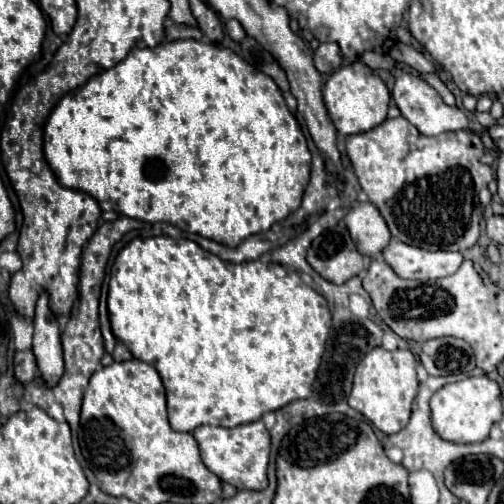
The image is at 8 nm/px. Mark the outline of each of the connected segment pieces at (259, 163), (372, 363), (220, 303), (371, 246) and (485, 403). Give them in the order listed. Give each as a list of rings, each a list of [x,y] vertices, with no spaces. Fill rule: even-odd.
[[[173,40],[167,44],[157,44],[155,48],[135,48],[111,70],[91,76],[85,86],[79,86],[79,90],[63,96],[45,124],[43,154],[63,186],[91,194],[103,208],[111,206],[111,210],[115,210],[117,214],[143,222],[167,222],[179,226],[185,232],[201,234],[231,248],[239,246],[245,238],[253,234],[269,230],[275,222],[281,222],[291,212],[295,212],[301,206],[311,168],[311,152],[307,148],[307,140],[301,132],[299,122],[289,112],[277,84],[267,74],[255,70],[251,64],[239,58],[233,50],[199,40]]]
[[[381,346],[373,348],[357,366],[353,390],[349,394],[349,406],[361,412],[381,432],[385,434],[399,432],[409,422],[411,404],[419,388],[415,364],[417,364],[415,356],[409,350],[389,352]]]
[[[169,236],[135,238],[117,254],[115,264],[111,268],[107,306],[109,306],[109,320],[111,320],[113,334],[131,350],[131,354],[137,360],[143,360],[157,368],[157,372],[163,380],[163,386],[167,390],[169,424],[177,432],[193,432],[195,428],[199,428],[203,424],[211,424],[211,426],[249,424],[249,422],[259,420],[265,412],[279,410],[285,404],[299,400],[299,398],[309,398],[315,376],[317,376],[317,368],[319,368],[319,362],[321,362],[321,356],[325,350],[325,342],[327,342],[325,332],[329,336],[331,328],[331,312],[329,312],[325,296],[317,294],[313,288],[305,286],[297,272],[287,270],[285,266],[273,264],[273,262],[263,264],[261,260],[245,262],[245,264],[229,264],[229,262],[223,262],[219,256],[203,250],[193,240],[185,238],[173,240]]]
[[[361,202],[345,216],[347,230],[363,256],[379,256],[391,242],[391,232],[371,202]]]
[[[467,376],[465,380],[443,386],[431,398],[431,420],[433,428],[441,438],[451,442],[481,442],[489,436],[489,430],[499,422],[503,414],[499,384],[483,376]]]

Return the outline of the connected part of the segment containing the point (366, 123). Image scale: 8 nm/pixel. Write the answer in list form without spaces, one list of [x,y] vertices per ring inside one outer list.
[[[357,60],[353,64],[341,66],[327,78],[323,86],[323,100],[337,132],[343,136],[351,136],[351,134],[367,132],[387,118],[387,106],[391,94],[385,82],[365,62]]]

